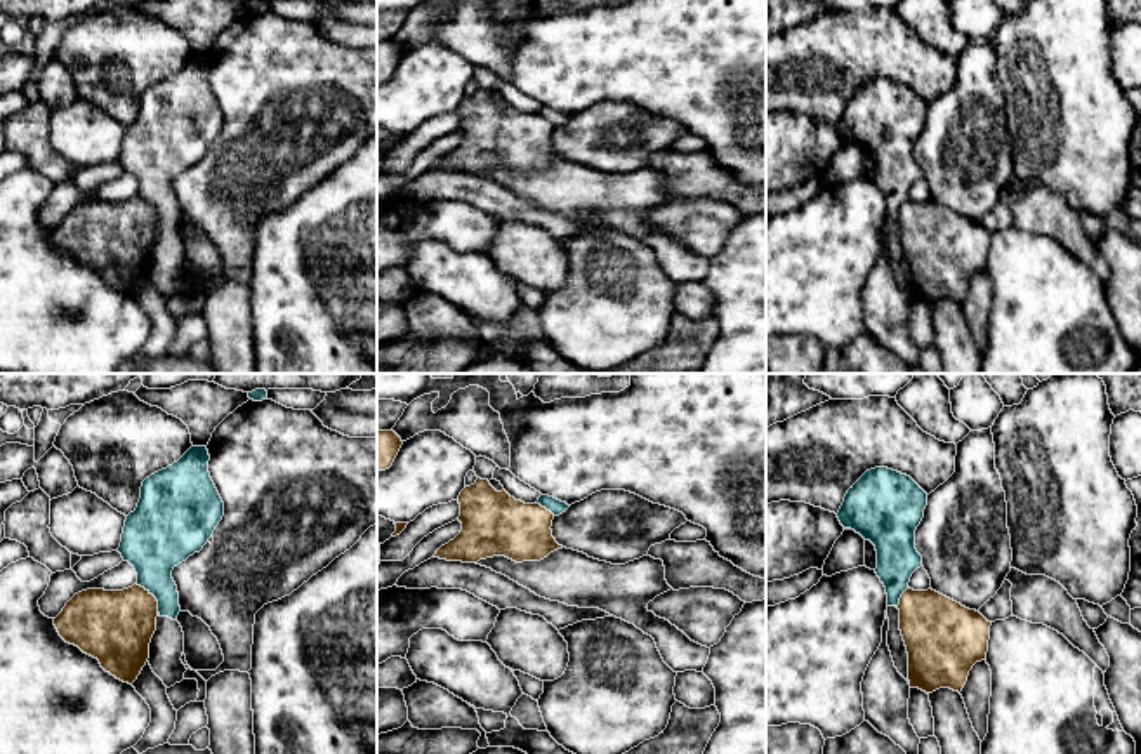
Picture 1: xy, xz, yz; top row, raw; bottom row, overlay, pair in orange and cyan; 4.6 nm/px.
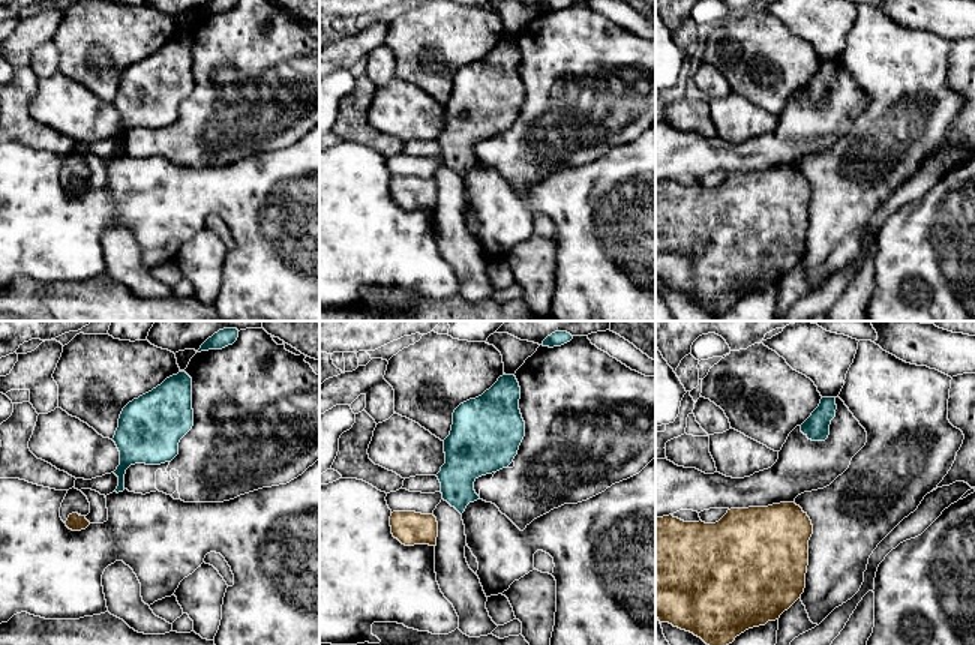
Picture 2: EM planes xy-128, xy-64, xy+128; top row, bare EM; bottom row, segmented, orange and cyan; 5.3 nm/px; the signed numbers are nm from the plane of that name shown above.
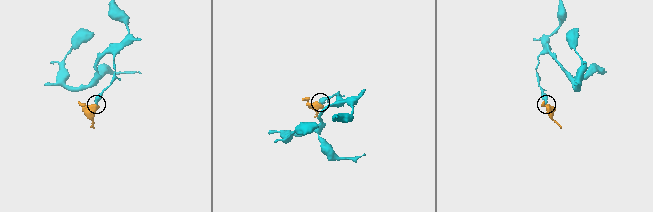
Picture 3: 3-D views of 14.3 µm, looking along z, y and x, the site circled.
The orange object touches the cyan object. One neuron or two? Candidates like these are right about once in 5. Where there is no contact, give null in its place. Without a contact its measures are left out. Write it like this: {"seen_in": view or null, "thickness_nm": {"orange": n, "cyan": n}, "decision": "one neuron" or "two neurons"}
{"seen_in": "xy", "thickness_nm": {"orange": 340, "cyan": 300}, "decision": "two neurons"}

